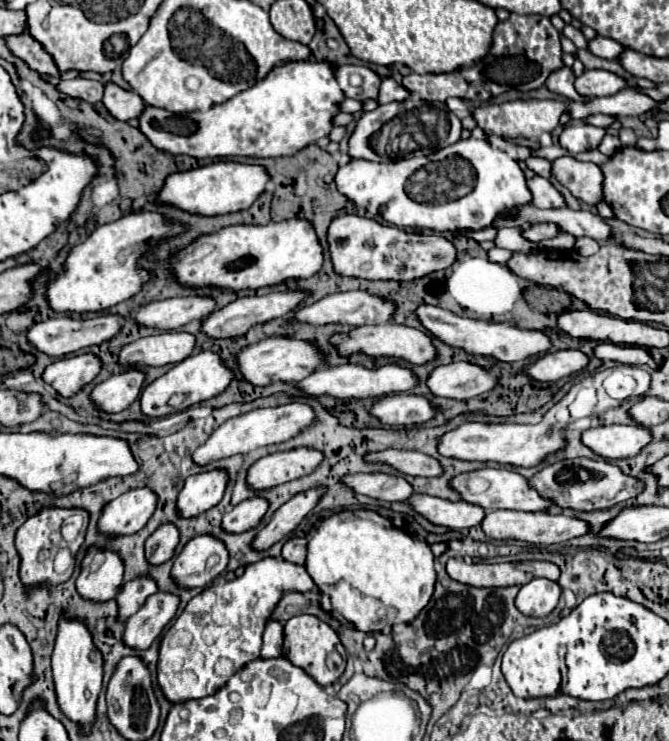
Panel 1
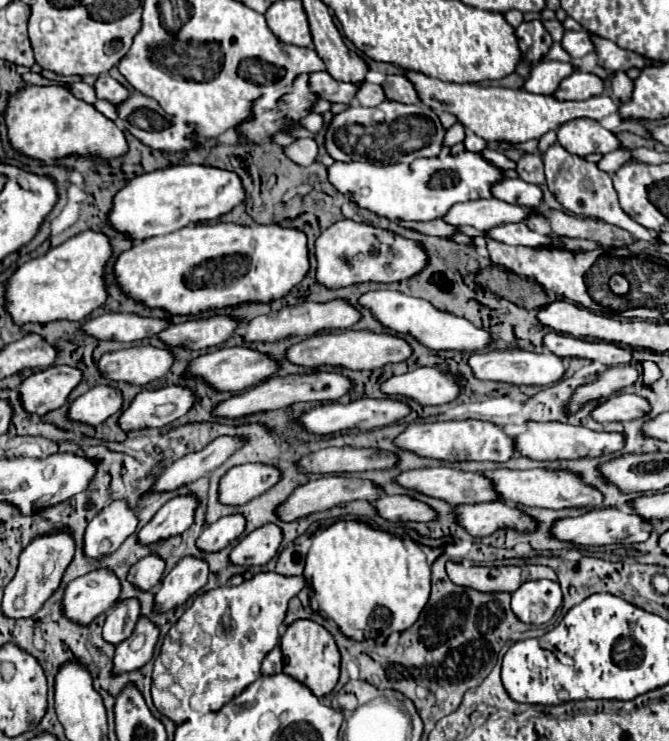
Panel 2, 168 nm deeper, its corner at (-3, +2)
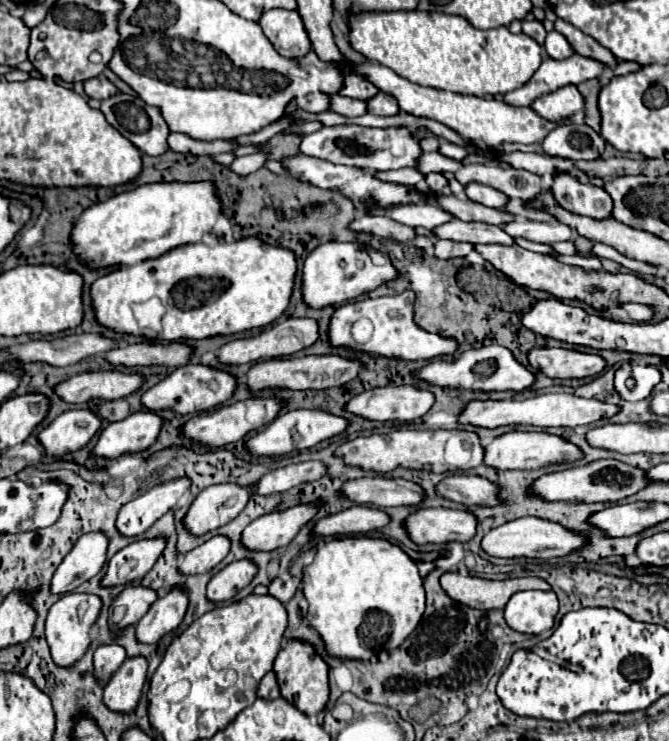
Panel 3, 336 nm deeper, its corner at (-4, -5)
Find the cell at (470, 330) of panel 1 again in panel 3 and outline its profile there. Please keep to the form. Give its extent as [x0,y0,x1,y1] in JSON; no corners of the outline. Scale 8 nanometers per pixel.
[330,292,460,360]

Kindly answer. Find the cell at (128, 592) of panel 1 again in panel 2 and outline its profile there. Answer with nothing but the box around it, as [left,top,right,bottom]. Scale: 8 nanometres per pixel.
[103,599,139,645]

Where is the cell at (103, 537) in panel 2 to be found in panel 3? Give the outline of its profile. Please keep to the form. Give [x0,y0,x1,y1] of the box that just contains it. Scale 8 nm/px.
[50,532,110,594]

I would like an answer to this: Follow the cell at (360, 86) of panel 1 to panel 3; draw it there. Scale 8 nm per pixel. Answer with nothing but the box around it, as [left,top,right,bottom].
[296,92,330,112]

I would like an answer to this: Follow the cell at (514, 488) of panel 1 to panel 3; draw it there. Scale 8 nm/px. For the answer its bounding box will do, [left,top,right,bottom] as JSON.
[342,478,426,508]

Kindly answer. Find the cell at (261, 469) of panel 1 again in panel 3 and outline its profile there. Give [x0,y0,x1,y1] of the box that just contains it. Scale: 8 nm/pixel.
[186,484,252,534]

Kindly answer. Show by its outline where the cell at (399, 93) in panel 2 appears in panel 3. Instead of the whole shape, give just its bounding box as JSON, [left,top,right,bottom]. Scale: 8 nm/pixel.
[368,92,400,116]

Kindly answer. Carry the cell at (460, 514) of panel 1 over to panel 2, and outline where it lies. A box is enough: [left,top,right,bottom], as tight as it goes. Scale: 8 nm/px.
[373,495,437,521]

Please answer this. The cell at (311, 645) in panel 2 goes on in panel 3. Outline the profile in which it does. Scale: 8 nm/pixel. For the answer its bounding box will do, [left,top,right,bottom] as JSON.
[274,640,330,716]

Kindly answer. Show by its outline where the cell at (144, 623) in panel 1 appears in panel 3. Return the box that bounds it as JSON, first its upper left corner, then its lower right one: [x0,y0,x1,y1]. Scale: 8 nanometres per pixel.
[104,656,148,712]

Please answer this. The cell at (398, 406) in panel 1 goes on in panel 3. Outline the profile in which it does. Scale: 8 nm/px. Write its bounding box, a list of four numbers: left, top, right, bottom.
[246,410,350,456]

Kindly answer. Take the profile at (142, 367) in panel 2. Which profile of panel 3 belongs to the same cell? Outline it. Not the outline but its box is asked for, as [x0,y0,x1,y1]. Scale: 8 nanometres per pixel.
[56,370,144,404]

